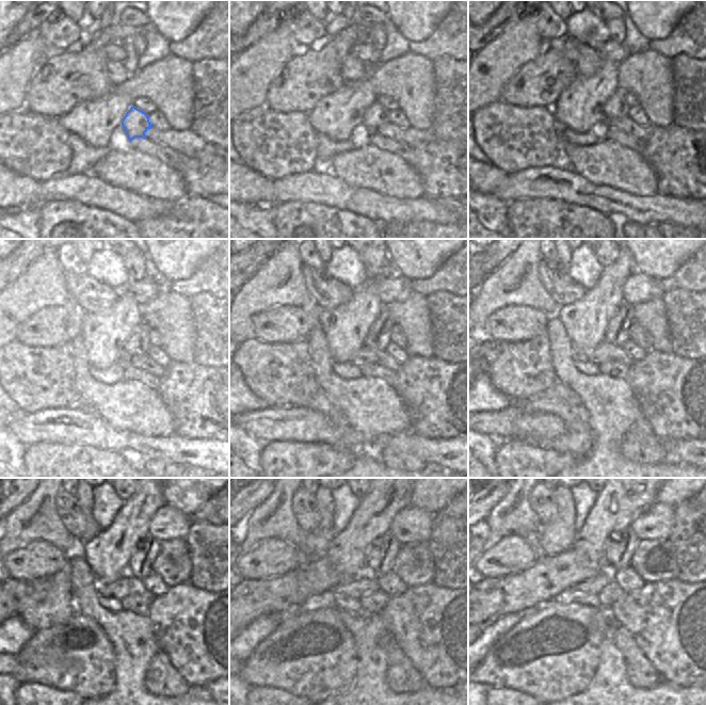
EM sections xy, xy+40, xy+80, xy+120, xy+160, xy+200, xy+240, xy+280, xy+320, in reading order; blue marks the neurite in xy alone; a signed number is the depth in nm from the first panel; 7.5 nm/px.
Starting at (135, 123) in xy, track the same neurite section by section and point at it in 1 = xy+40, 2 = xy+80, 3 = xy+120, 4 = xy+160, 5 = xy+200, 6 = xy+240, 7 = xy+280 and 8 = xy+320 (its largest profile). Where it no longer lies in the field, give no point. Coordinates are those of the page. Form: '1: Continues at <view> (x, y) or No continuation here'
1: Continues at xy+40 (375, 115)
2: Continues at xy+80 (615, 107)
3: Continues at xy+120 (139, 342)
4: Continues at xy+160 (378, 338)
5: Continues at xy+200 (616, 333)
6: Continues at xy+240 (140, 565)
7: Continues at xy+280 (381, 554)
8: Continues at xy+320 (620, 546).

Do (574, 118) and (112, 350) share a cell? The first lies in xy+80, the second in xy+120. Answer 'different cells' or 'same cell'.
same cell

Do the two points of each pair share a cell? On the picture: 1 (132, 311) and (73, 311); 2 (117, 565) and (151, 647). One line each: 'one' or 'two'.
1: two
2: two

